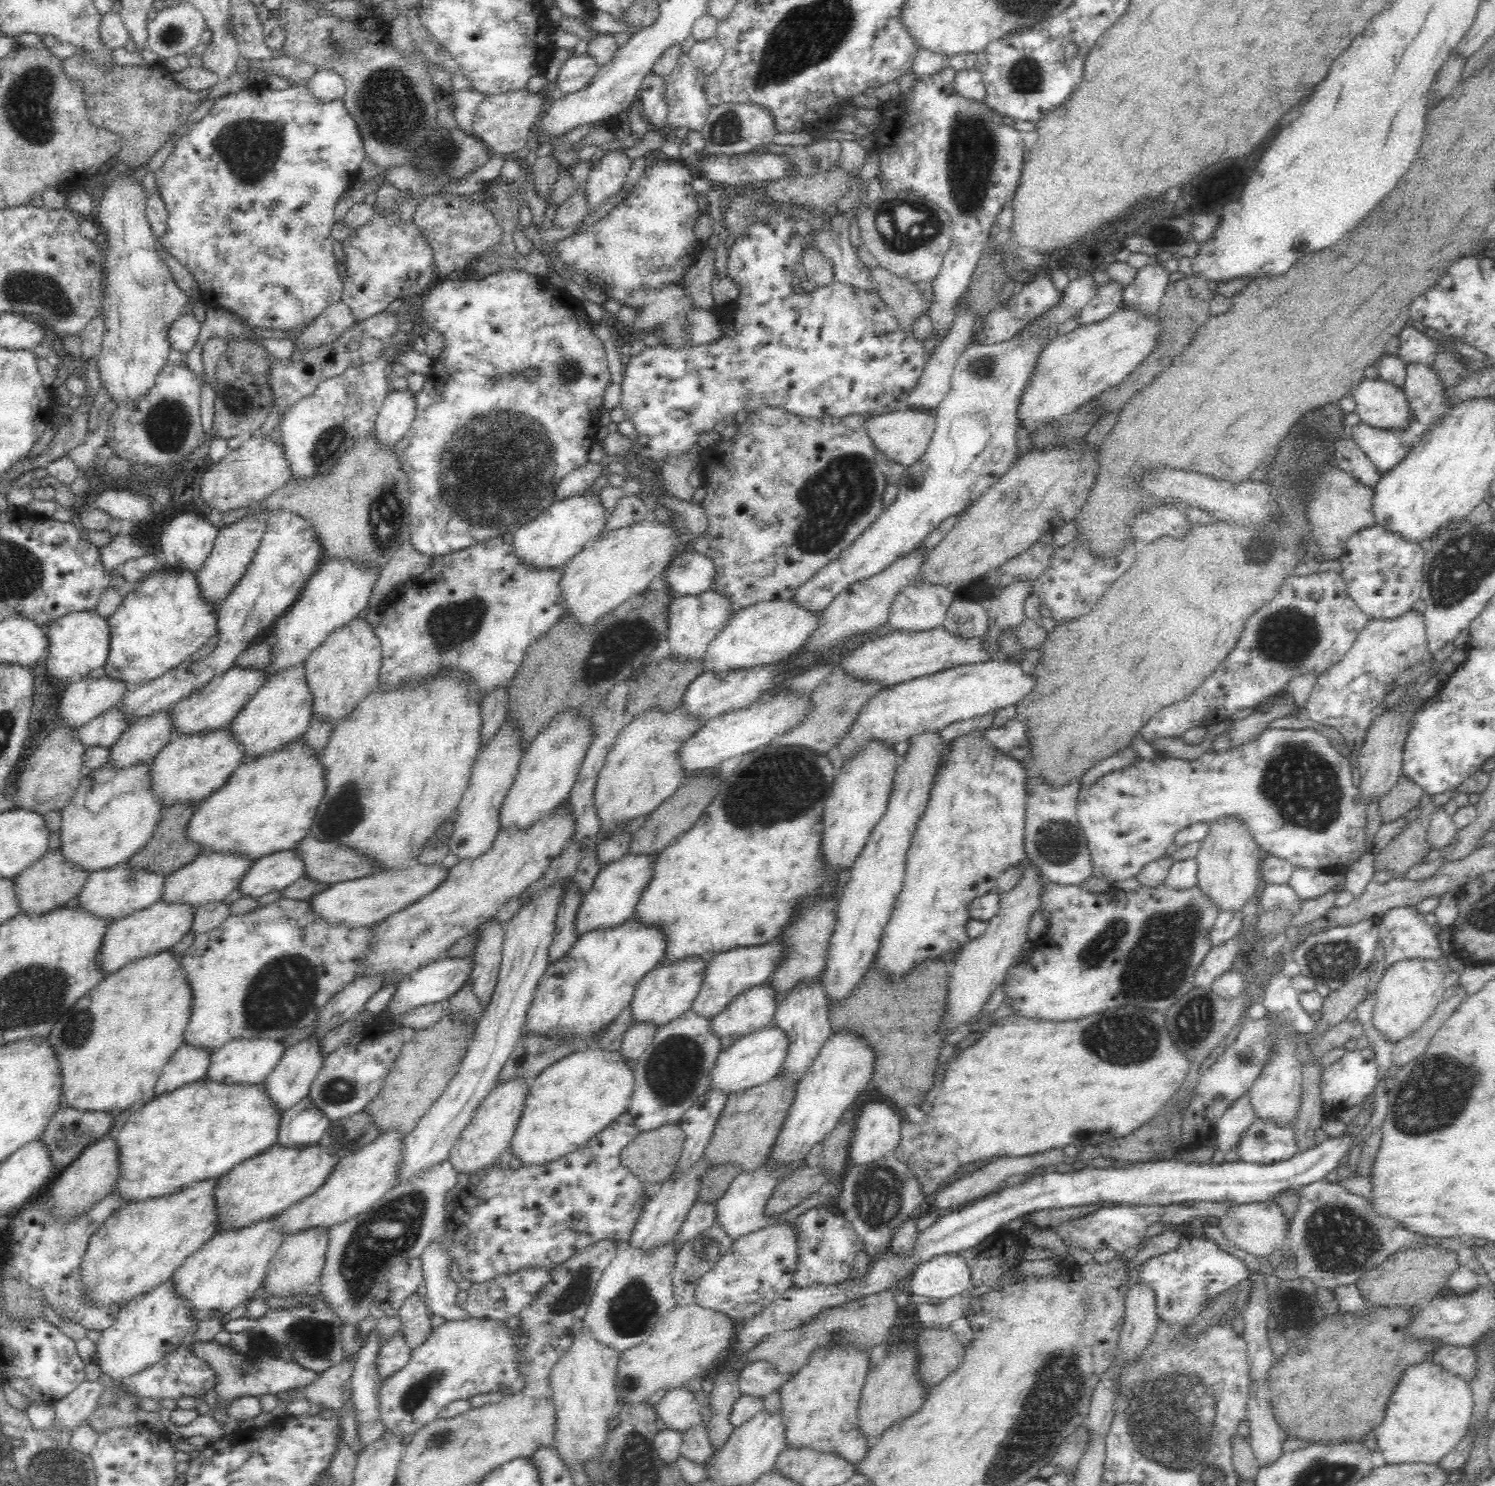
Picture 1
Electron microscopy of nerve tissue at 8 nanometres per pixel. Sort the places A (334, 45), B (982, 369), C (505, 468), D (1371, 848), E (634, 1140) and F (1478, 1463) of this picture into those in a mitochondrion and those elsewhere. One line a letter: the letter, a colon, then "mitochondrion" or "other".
A: mitochondrion
B: mitochondrion
C: mitochondrion
D: other
E: other
F: other

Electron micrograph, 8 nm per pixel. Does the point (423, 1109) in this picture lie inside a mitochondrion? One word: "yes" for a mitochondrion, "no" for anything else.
no

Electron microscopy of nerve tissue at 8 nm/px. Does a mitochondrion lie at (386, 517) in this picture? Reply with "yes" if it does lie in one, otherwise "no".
yes

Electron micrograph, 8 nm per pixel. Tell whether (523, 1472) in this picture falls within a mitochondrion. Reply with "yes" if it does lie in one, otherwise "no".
no

